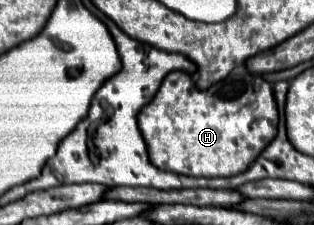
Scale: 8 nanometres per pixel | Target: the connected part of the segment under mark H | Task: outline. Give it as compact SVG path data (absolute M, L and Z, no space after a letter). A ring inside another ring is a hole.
M172 71L170 75L166 75L162 79L162 85L160 85L158 93L154 95L152 103L144 105L144 109L138 113L138 129L140 129L140 133L142 133L144 141L146 141L148 157L152 161L152 165L158 167L158 169L164 169L164 171L170 171L170 169L204 169L204 171L184 171L184 175L202 173L202 177L232 177L232 175L238 175L238 173L246 171L248 165L262 153L262 149L276 137L276 125L278 125L278 109L276 109L276 101L274 101L270 83L266 83L260 75L252 75L252 73L238 75L238 71L234 71L232 75L228 75L226 79L222 79L220 83L214 83L208 89L196 89L196 85L194 85L194 81L190 79L188 73L184 73L184 71Z

